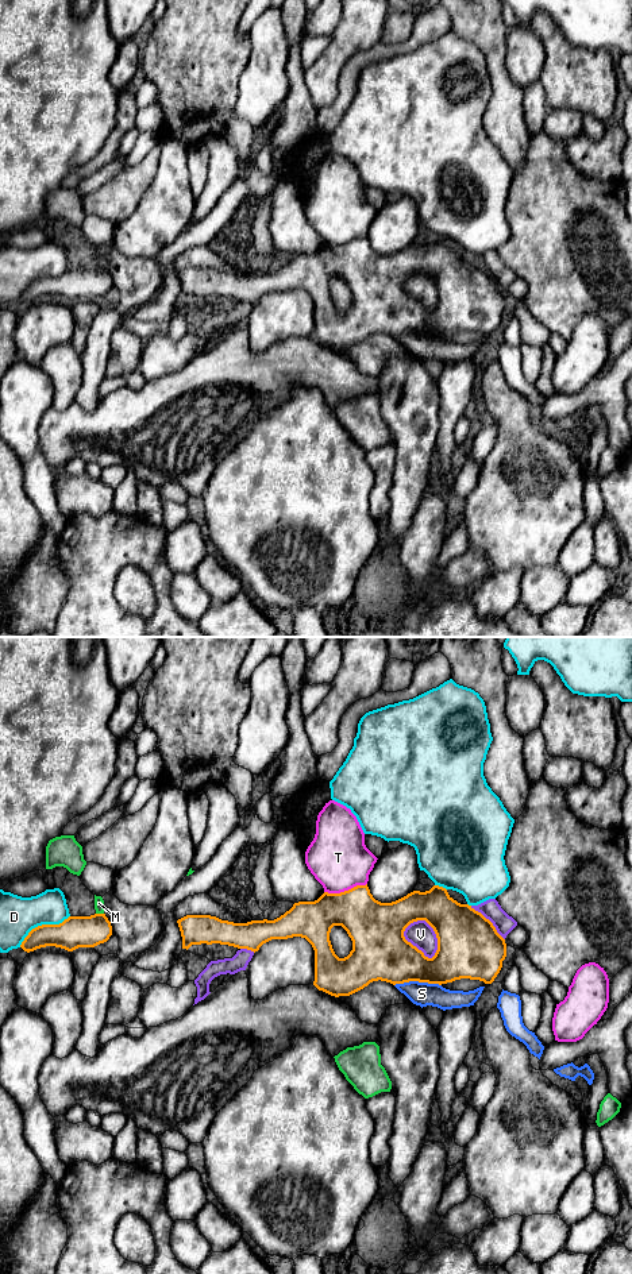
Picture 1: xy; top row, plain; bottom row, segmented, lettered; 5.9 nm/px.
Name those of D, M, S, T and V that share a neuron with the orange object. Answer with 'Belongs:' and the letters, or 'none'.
Belongs: none

